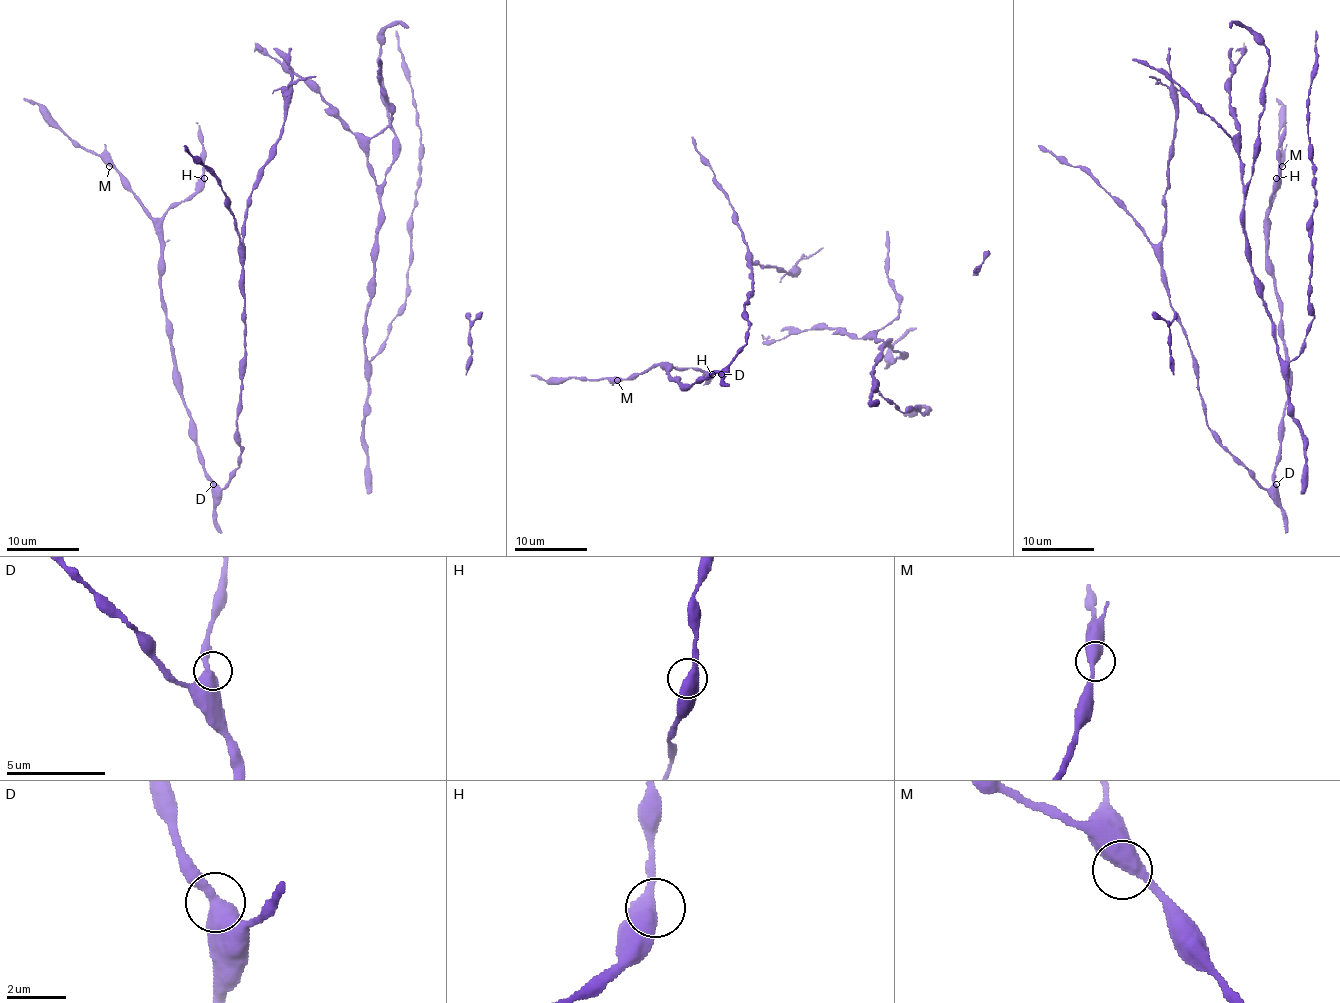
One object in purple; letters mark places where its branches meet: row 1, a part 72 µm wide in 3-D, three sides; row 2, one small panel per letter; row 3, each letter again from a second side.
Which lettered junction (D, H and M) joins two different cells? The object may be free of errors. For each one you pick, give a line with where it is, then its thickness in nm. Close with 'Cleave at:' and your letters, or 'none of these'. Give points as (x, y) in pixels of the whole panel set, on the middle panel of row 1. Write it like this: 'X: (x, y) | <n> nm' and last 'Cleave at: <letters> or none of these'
Cleave at: none of these

